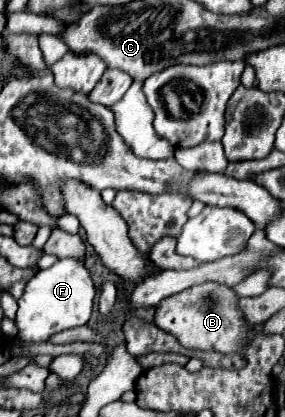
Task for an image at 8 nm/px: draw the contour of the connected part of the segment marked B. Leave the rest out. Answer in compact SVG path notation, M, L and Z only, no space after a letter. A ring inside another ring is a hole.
M206 282L160 302L160 306L156 308L154 324L164 332L174 334L182 346L194 350L236 352L236 342L240 342L240 334L248 334L248 330L252 330L236 322L236 302L238 296L232 292L232 288L216 286L216 282Z

